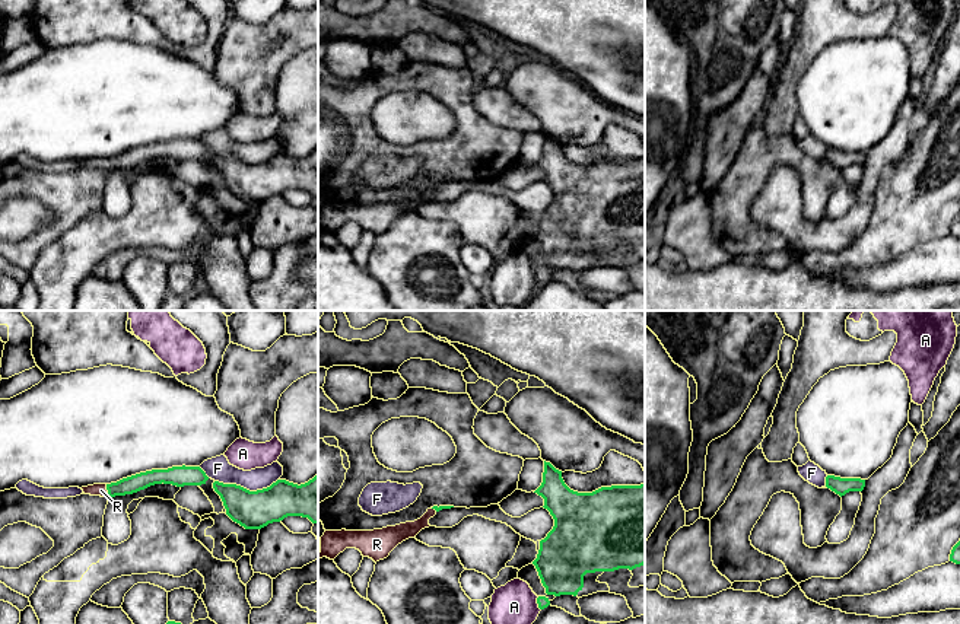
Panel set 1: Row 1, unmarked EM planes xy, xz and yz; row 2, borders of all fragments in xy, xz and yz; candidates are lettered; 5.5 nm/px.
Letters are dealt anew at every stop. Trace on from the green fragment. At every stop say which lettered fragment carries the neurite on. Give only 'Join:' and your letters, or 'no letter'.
Join: R

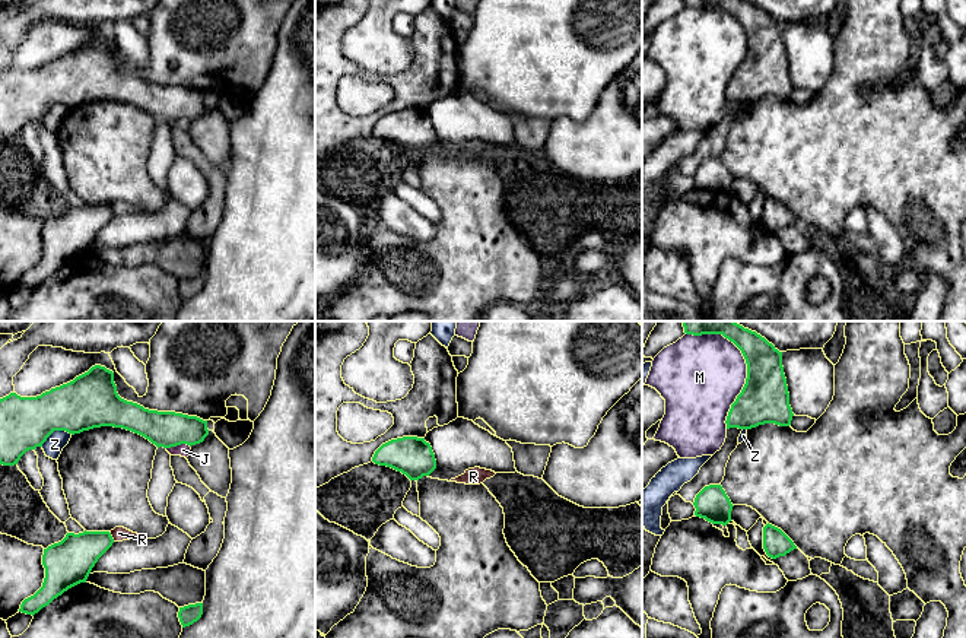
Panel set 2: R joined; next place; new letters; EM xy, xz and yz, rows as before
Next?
Join: no letter

